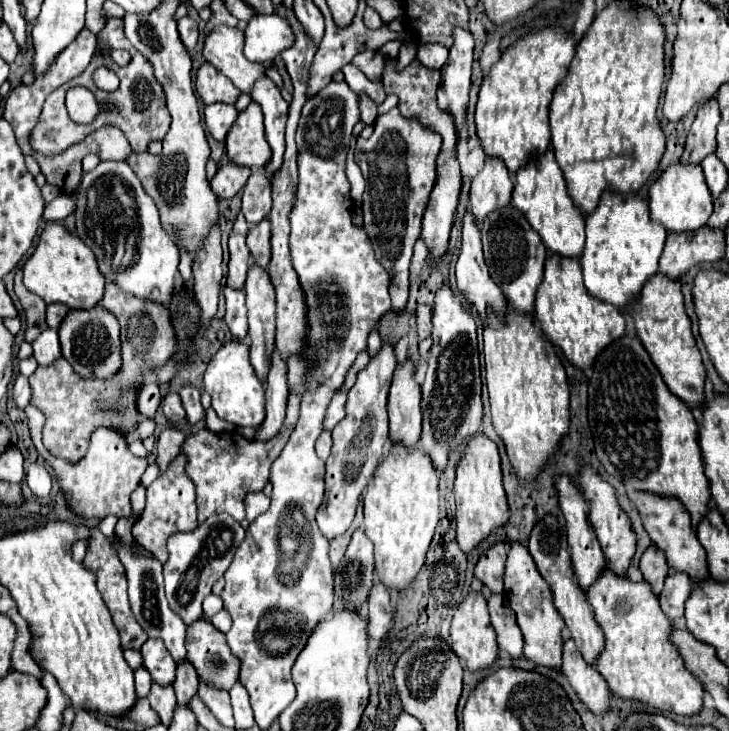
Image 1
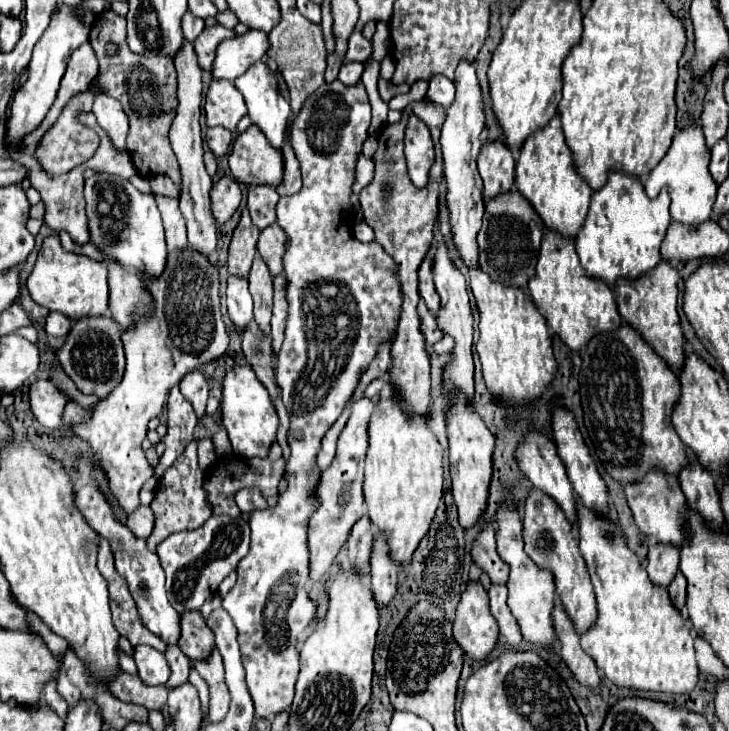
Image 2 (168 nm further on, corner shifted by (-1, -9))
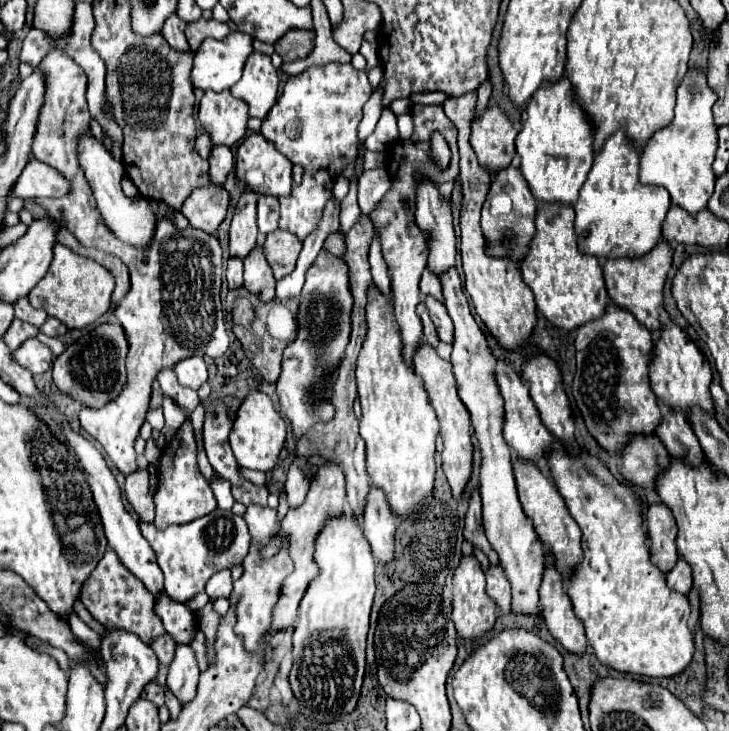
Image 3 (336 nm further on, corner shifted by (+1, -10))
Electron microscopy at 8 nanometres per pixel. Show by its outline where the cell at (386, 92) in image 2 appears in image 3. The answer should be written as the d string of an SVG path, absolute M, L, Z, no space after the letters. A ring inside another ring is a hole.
M421 93L421 95L411 95L409 97L413 103L423 103L423 105L439 105L447 95L443 93Z

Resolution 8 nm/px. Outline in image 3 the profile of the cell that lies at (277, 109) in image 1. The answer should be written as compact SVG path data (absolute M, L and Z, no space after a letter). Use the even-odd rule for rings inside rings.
M251 53L243 77L231 87L231 95L243 99L249 105L249 115L265 119L269 107L277 103L277 69L271 63L271 57L261 53Z

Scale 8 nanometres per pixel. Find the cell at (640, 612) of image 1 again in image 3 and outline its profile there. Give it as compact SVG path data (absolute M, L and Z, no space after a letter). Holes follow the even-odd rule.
M555 441L547 457L555 485L583 533L585 559L573 573L567 595L597 659L605 667L631 675L657 679L681 675L695 653L693 633L687 627L691 607L685 595L667 587L665 575L649 559L637 495L589 453L579 453L573 459Z

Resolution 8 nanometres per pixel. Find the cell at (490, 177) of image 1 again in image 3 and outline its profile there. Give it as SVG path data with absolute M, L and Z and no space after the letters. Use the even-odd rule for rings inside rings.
M499 107L485 109L485 113L473 123L471 147L477 153L479 165L497 175L507 169L515 157L517 131Z

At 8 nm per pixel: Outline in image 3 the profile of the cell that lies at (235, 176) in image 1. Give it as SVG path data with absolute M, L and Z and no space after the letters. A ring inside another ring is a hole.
M225 187L195 189L181 207L181 213L189 219L191 227L205 233L215 233L223 223L229 209L229 193Z

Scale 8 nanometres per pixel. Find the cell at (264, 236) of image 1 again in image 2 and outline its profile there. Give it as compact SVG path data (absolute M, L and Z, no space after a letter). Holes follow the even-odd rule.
M271 224L265 230L261 230L259 242L257 242L257 252L267 262L271 276L283 274L285 250L287 250L287 236L279 224Z

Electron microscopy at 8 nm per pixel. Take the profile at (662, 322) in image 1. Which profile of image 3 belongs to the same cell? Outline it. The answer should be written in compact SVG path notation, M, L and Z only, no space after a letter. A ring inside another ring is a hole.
M659 241L657 247L647 253L645 257L639 259L609 259L603 265L603 273L605 273L605 283L607 283L607 293L609 299L629 311L631 315L635 315L635 319L639 319L649 331L653 331L653 335L661 333L661 309L663 309L663 287L667 281L667 273L671 269L671 245L665 241Z

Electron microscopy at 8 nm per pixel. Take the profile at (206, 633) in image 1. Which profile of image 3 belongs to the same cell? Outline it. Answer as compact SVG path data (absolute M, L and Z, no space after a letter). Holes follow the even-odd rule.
M165 593L157 597L155 613L161 615L165 631L173 637L175 643L191 643L197 633L195 613L185 603L173 603Z

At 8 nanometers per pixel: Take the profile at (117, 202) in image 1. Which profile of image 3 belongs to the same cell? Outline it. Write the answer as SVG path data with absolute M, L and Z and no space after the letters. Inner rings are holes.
M91 135L81 137L79 141L79 161L81 167L85 171L87 183L93 191L95 203L97 203L97 211L101 213L101 219L105 223L105 227L109 227L109 231L113 231L113 235L117 235L117 239L129 243L131 247L137 249L149 249L149 243L153 243L153 231L157 229L157 215L151 207L151 201L137 195L137 197L127 197L121 189L121 177L123 177L123 163L117 163L111 153Z

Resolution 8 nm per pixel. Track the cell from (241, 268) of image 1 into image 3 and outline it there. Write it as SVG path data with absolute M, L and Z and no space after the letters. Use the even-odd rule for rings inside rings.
M245 191L235 207L235 215L231 221L231 233L229 233L231 235L231 241L229 241L231 257L245 259L257 245L255 205L257 205L257 193Z

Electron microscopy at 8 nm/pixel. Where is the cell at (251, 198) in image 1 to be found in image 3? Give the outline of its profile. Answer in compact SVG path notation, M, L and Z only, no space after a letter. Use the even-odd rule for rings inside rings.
M259 195L257 225L259 225L261 235L267 235L269 231L275 231L277 229L277 219L279 219L279 201L275 197Z

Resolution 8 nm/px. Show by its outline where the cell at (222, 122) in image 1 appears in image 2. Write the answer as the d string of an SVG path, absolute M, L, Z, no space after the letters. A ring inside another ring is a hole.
M221 126L217 128L209 128L207 130L207 146L211 148L211 152L215 156L225 156L229 152L229 146L231 146L231 140L233 140L233 134L229 130L223 130Z

